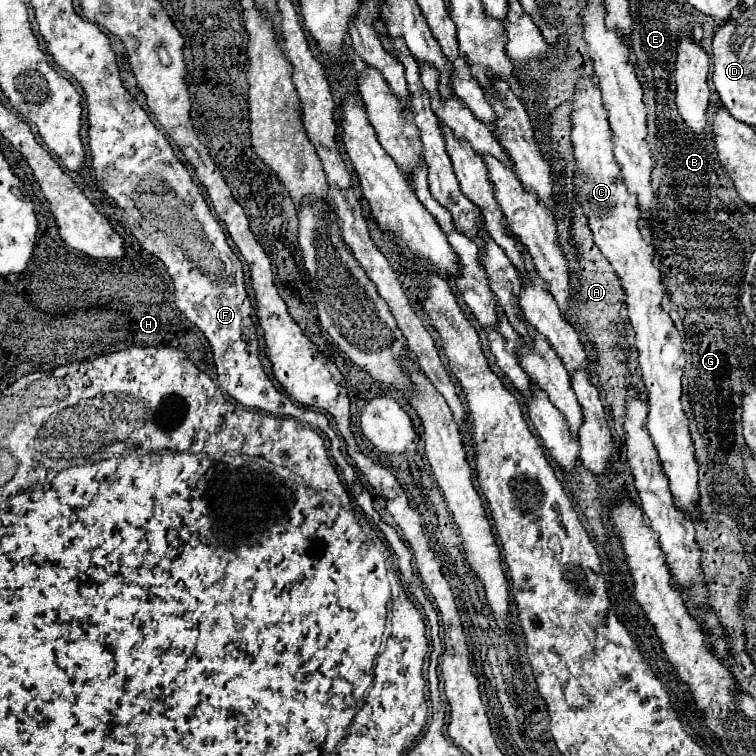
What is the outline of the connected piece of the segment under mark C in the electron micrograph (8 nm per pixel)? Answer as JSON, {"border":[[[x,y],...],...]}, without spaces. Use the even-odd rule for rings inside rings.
{"border":[[[584,78],[578,82],[576,92],[572,96],[572,114],[570,114],[570,142],[574,148],[574,198],[580,204],[584,216],[588,218],[588,228],[592,230],[594,244],[610,262],[612,270],[620,278],[620,286],[626,294],[626,310],[630,326],[636,334],[636,350],[638,362],[642,370],[642,380],[648,390],[648,432],[656,444],[662,470],[670,478],[670,490],[674,502],[680,510],[684,510],[692,520],[698,518],[696,502],[698,502],[698,462],[694,458],[694,444],[690,440],[688,418],[682,410],[682,388],[680,378],[684,372],[684,348],[678,330],[674,328],[668,312],[662,308],[662,274],[658,266],[654,266],[654,248],[646,244],[638,230],[640,208],[636,204],[636,196],[626,190],[626,184],[620,176],[620,164],[616,164],[610,140],[610,126],[606,118],[606,108],[602,106],[600,90],[590,80]]]}

